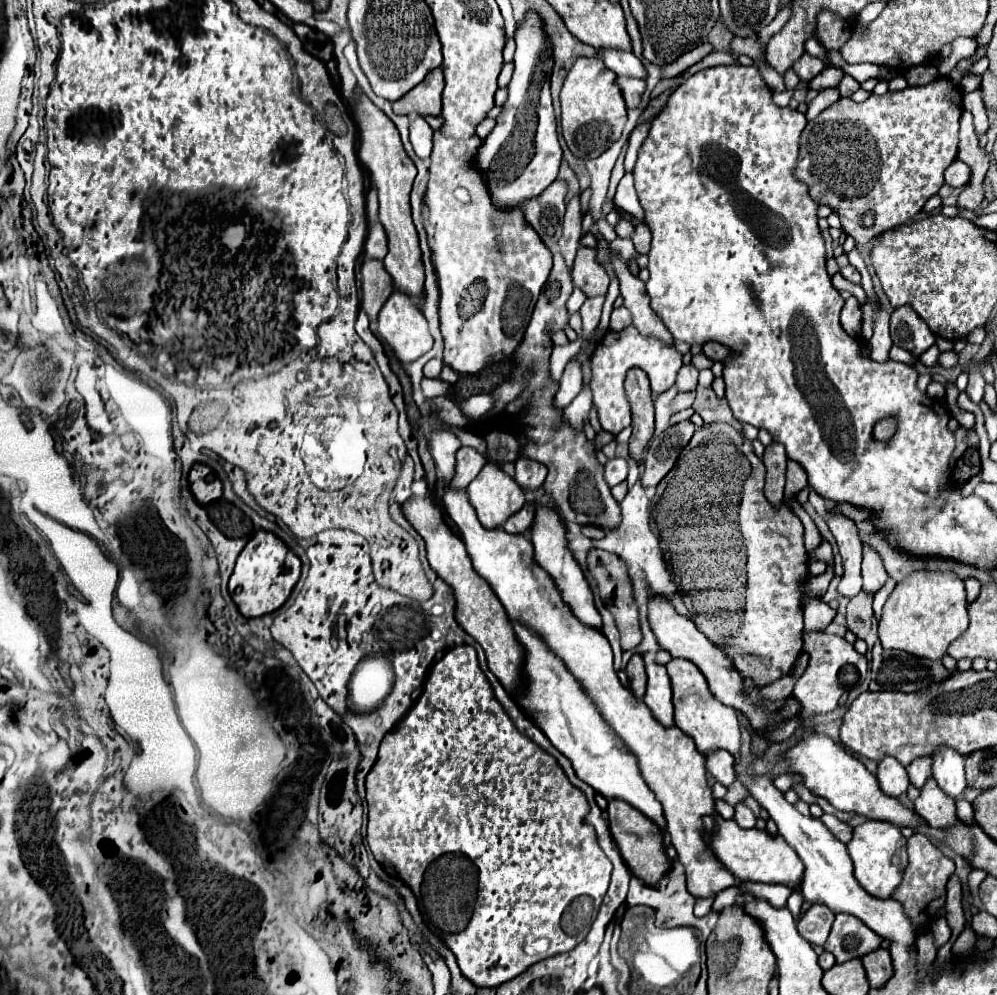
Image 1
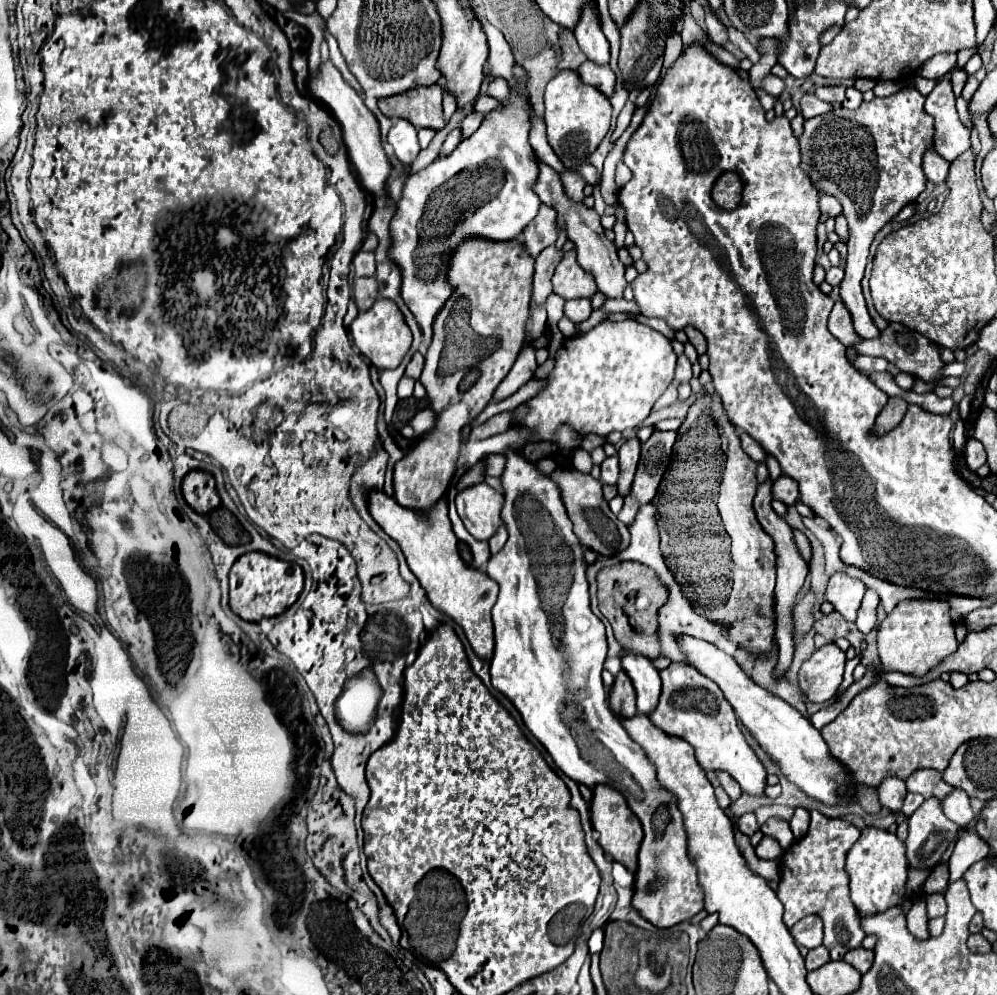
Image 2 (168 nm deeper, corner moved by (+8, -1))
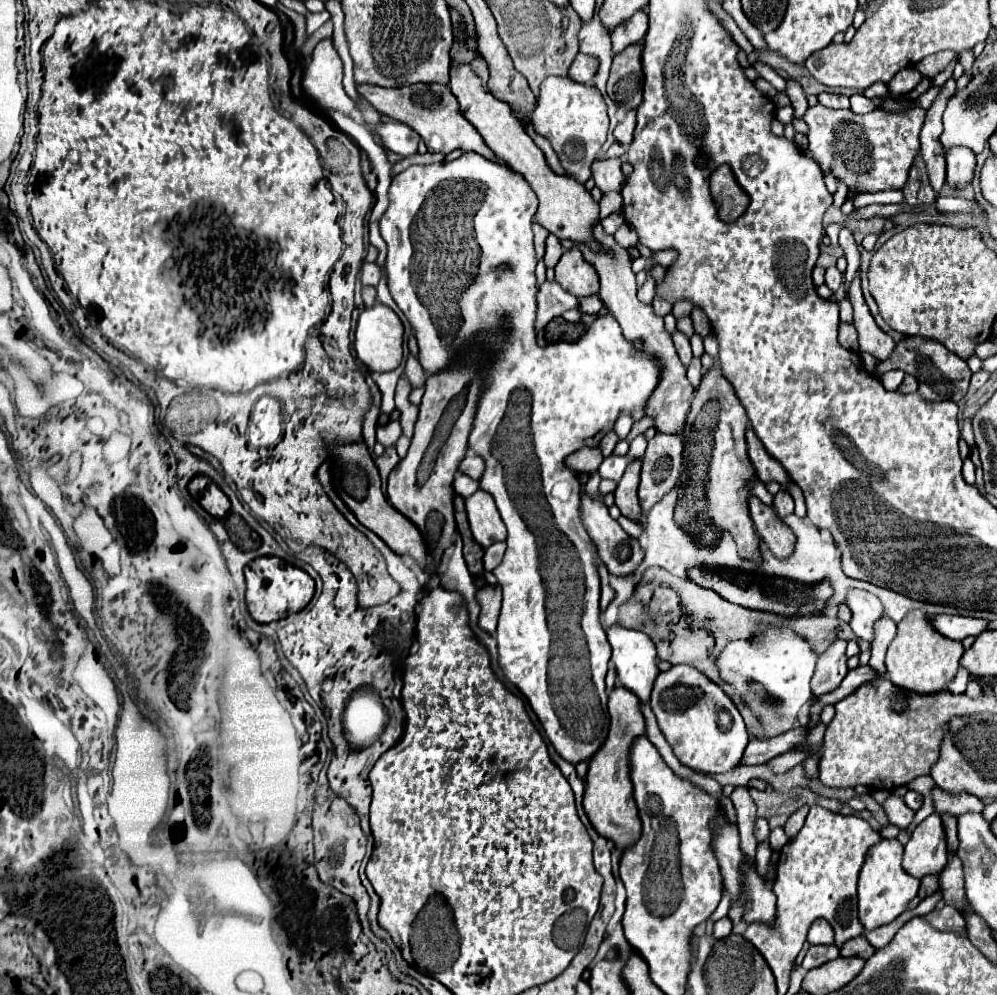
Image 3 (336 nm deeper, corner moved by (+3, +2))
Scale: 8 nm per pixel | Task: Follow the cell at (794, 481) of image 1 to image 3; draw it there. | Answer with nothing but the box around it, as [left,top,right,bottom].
[774,490,794,516]

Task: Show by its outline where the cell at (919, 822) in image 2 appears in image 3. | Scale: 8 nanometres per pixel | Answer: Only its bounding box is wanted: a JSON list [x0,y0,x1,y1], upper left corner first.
[902,812,948,878]

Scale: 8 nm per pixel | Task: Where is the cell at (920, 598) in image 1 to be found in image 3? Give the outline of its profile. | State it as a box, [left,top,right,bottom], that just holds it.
[886,610,964,694]

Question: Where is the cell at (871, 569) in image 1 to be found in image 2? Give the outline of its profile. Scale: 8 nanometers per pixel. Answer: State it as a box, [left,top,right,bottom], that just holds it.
[855,589,879,633]

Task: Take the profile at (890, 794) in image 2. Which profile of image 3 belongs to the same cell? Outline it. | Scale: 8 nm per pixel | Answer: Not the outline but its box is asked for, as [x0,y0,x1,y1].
[882,792,914,830]

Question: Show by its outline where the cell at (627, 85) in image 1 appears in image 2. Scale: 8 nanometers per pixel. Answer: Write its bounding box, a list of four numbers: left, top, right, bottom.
[577,61,615,97]

